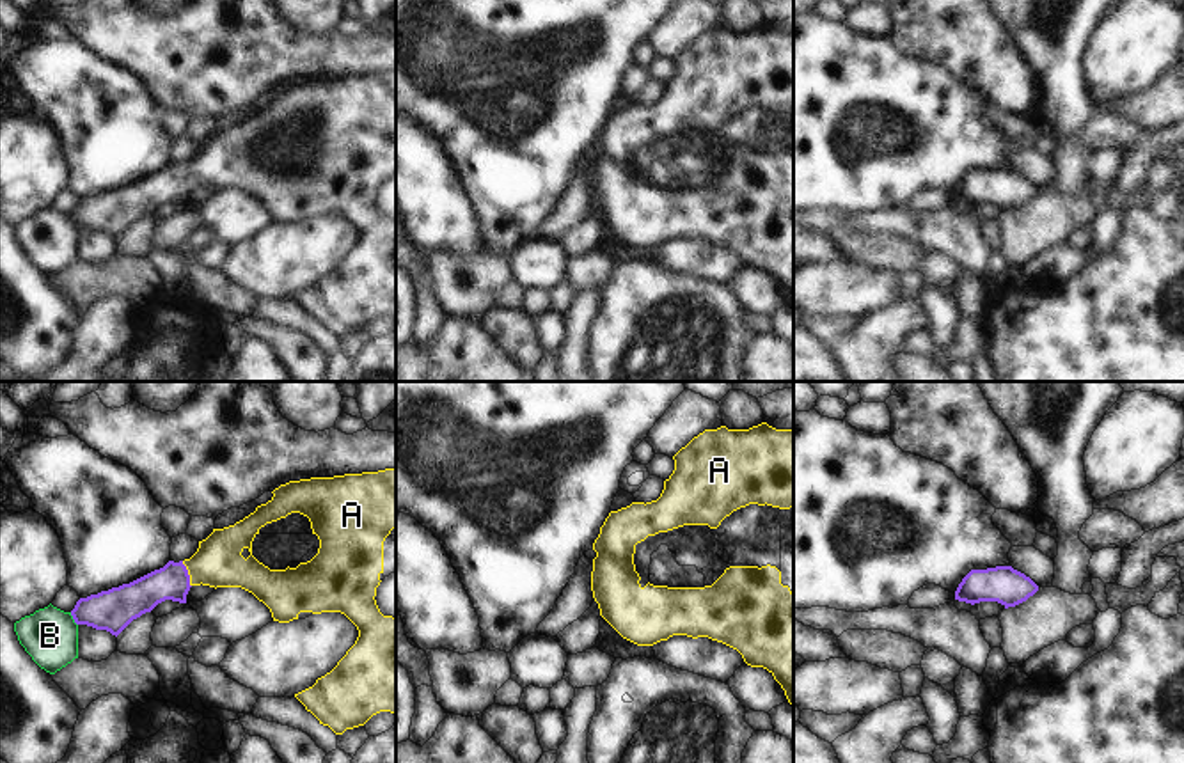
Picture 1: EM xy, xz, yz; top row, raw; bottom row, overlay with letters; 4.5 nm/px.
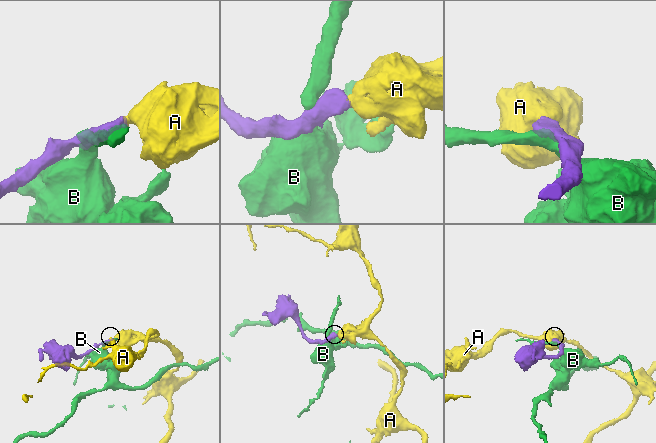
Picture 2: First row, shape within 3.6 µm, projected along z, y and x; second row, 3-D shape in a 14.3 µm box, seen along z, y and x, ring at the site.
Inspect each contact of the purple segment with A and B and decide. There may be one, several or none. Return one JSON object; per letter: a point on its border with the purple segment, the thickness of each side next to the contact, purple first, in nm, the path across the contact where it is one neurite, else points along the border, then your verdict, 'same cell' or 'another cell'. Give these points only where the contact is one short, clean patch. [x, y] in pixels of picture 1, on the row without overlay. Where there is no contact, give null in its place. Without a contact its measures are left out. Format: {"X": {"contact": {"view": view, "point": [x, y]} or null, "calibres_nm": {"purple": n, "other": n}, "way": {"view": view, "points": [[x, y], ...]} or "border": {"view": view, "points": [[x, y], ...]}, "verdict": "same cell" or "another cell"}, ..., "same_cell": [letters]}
{"A": {"contact": {"view": "xy", "point": [187, 176]}, "calibres_nm": {"purple": 160, "other": 220}, "way": {"view": "xy", "points": [[171, 185], [187, 176], [219, 165]]}, "verdict": "same cell"}, "B": {"contact": {"view": "xy", "point": [73, 220]}, "calibres_nm": {"purple": 190, "other": 260}, "verdict": "another cell"}, "same_cell": ["A"]}

